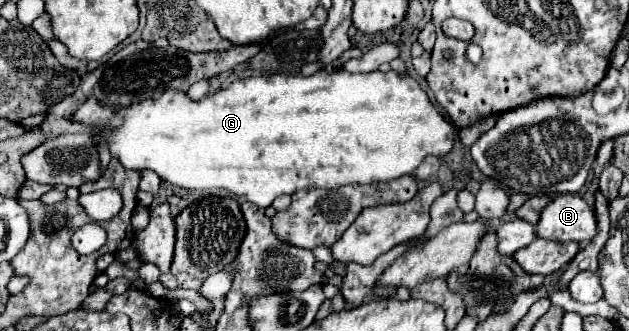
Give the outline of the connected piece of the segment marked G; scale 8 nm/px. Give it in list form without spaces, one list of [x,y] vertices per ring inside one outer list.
[[[317,70],[313,76],[285,76],[285,74],[273,74],[273,76],[259,76],[259,78],[245,78],[245,80],[235,80],[229,88],[219,90],[215,94],[207,94],[205,98],[201,98],[199,102],[193,102],[187,98],[185,92],[177,92],[177,90],[167,90],[159,100],[149,100],[149,102],[141,102],[137,106],[131,108],[109,108],[103,104],[97,104],[95,98],[89,98],[75,114],[75,120],[85,122],[85,124],[97,124],[101,126],[101,132],[97,132],[93,136],[95,142],[99,142],[103,136],[109,142],[109,150],[113,156],[117,156],[121,160],[121,164],[125,168],[131,170],[155,170],[163,180],[181,186],[181,188],[189,188],[189,190],[199,190],[199,188],[225,188],[231,194],[249,200],[255,206],[267,208],[277,196],[281,194],[293,194],[301,188],[323,188],[323,190],[333,190],[345,184],[375,184],[375,182],[391,182],[395,178],[401,178],[405,174],[415,174],[415,170],[419,168],[419,164],[427,158],[427,156],[435,156],[435,158],[445,158],[453,146],[455,146],[455,136],[457,136],[457,128],[439,114],[439,110],[429,102],[425,90],[419,86],[419,82],[411,76],[411,74],[399,74],[395,70],[389,72],[369,72],[369,74],[349,74],[345,70],[335,70],[335,72],[325,72],[325,70]]]

